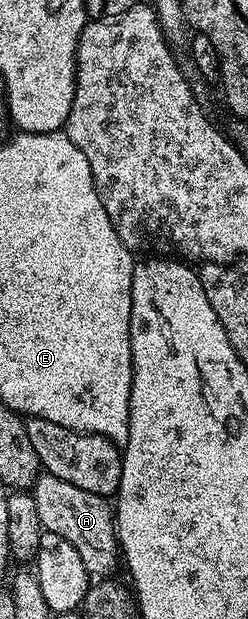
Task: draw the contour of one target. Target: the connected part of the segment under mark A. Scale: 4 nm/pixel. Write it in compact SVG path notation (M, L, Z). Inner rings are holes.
M46 474L40 475L35 481L33 495L37 502L37 518L41 518L43 531L61 534L65 542L71 543L77 554L81 554L81 562L85 562L85 570L92 577L110 577L115 563L121 560L112 505L104 497L73 486L73 482Z

